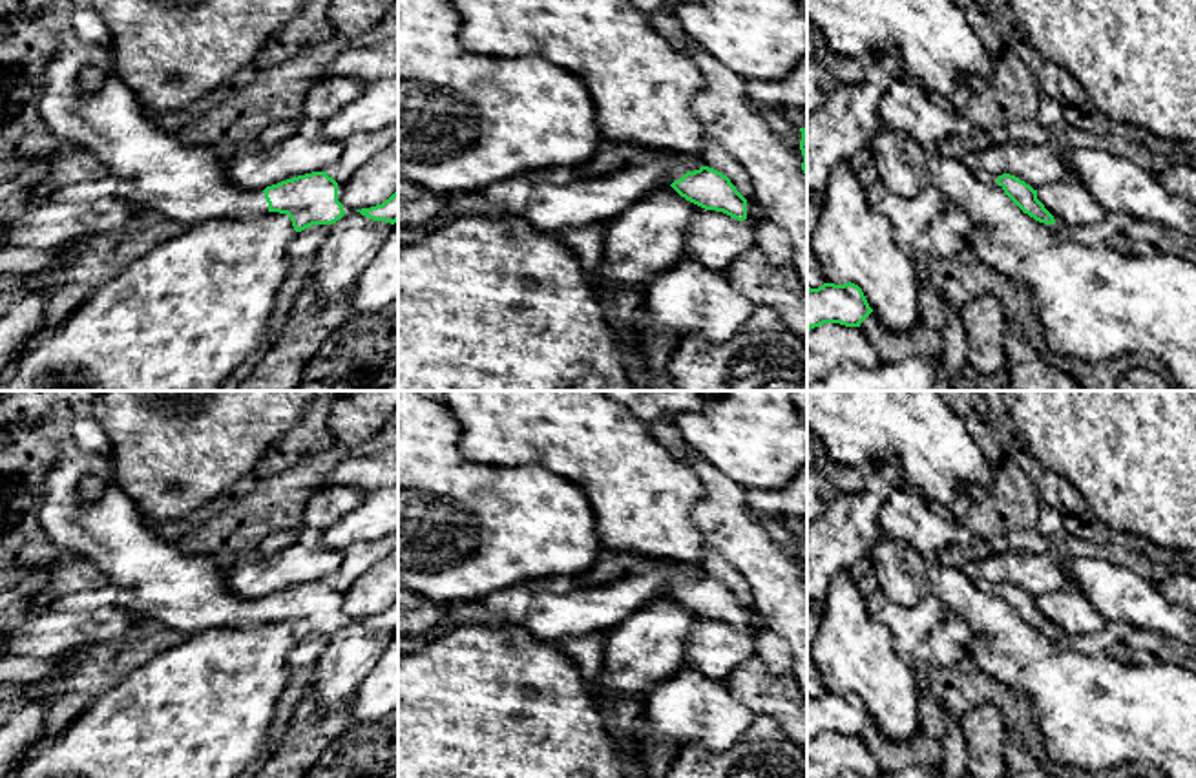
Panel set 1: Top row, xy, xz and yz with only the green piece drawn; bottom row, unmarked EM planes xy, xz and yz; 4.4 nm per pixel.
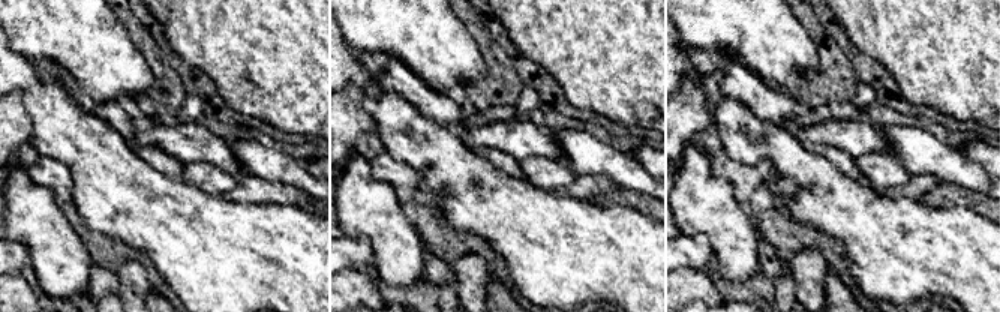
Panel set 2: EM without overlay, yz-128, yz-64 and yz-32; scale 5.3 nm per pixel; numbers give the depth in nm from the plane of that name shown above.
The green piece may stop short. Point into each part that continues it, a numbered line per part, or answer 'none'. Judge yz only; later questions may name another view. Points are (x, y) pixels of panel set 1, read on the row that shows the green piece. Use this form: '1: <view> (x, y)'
none

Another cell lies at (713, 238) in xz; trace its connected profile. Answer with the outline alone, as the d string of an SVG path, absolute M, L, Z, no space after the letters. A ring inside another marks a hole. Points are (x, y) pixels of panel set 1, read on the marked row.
M703 210L683 230L683 258L710 270L725 270L743 252L758 248L758 226L760 221Z

